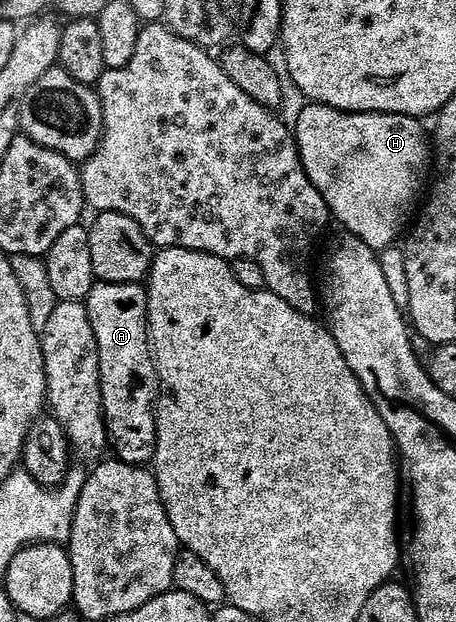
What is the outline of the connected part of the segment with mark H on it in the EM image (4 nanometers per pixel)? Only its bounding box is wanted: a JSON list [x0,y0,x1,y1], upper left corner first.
[294,102,434,250]

